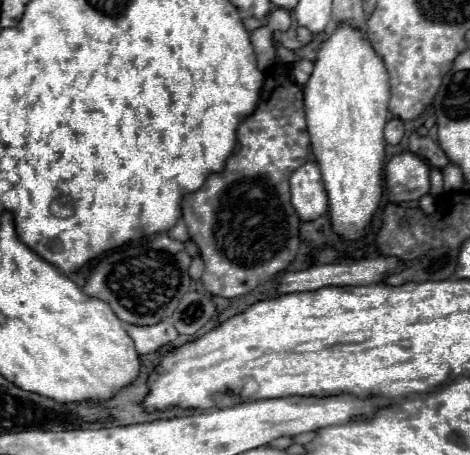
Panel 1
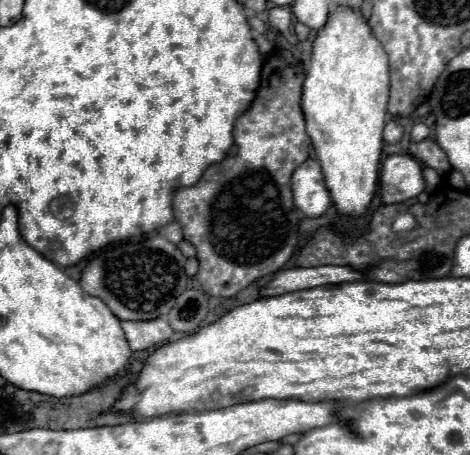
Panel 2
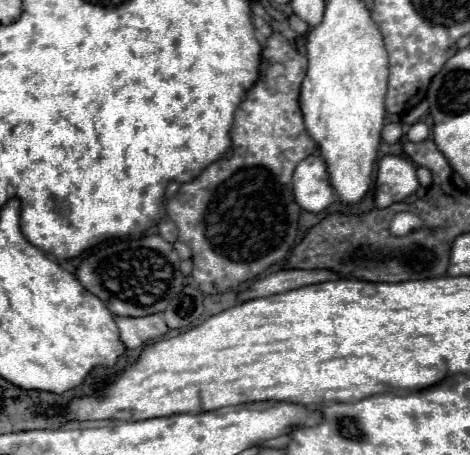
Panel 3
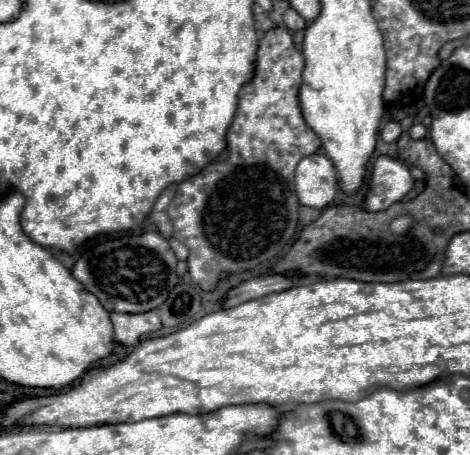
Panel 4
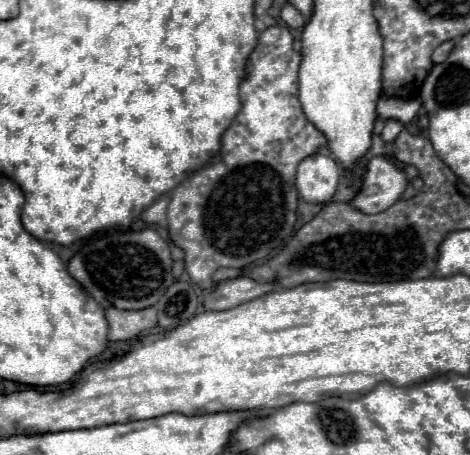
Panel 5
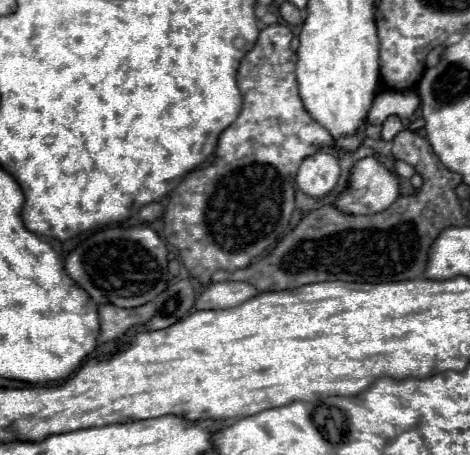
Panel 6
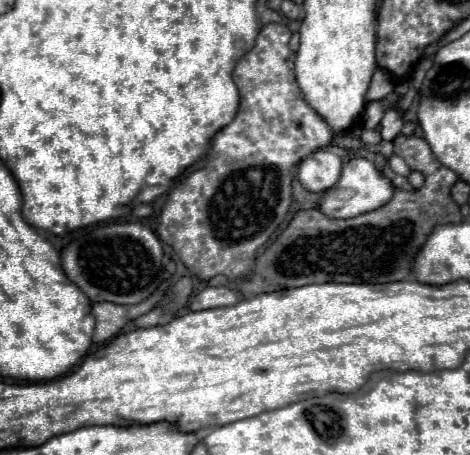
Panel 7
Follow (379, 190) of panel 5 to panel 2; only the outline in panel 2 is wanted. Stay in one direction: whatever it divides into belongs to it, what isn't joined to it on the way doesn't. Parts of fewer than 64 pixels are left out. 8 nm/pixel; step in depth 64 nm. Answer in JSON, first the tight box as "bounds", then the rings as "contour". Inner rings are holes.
{"bounds":[379,154,424,204],"contour":[[[408,154],[388,156],[381,163],[379,187],[382,204],[414,198],[424,190],[422,166]]]}

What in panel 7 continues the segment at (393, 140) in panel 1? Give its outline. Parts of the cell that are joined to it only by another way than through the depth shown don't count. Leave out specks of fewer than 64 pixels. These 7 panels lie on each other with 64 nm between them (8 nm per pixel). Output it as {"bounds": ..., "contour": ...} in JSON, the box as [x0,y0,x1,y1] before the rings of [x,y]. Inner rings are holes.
{"bounds":[380,110,404,140],"contour":[[[388,110],[388,112],[384,114],[382,122],[380,122],[380,126],[382,126],[382,138],[384,138],[384,140],[394,140],[394,138],[400,134],[402,124],[404,124],[404,122],[402,122],[402,114],[396,112],[396,110]]]}

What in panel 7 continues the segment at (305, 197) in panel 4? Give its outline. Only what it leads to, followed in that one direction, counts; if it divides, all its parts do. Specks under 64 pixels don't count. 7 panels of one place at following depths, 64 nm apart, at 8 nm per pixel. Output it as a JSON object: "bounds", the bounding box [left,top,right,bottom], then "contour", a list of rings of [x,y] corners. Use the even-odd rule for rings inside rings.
{"bounds":[298,150,342,192],"contour":[[[316,150],[300,162],[298,180],[310,192],[326,192],[336,184],[342,170],[342,158],[328,150]]]}

